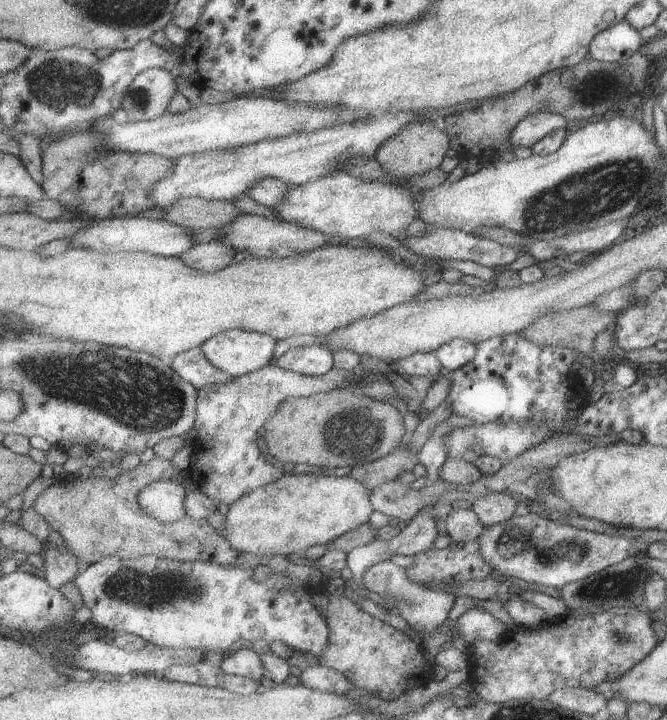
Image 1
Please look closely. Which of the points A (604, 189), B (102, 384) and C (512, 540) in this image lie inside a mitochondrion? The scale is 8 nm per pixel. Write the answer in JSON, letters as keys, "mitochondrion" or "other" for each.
{"A":"mitochondrion","B":"mitochondrion","C":"mitochondrion"}

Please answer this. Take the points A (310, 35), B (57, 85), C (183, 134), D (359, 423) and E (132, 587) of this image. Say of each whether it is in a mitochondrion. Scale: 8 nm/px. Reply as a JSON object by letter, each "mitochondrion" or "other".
{"A":"other","B":"mitochondrion","C":"other","D":"mitochondrion","E":"mitochondrion"}

